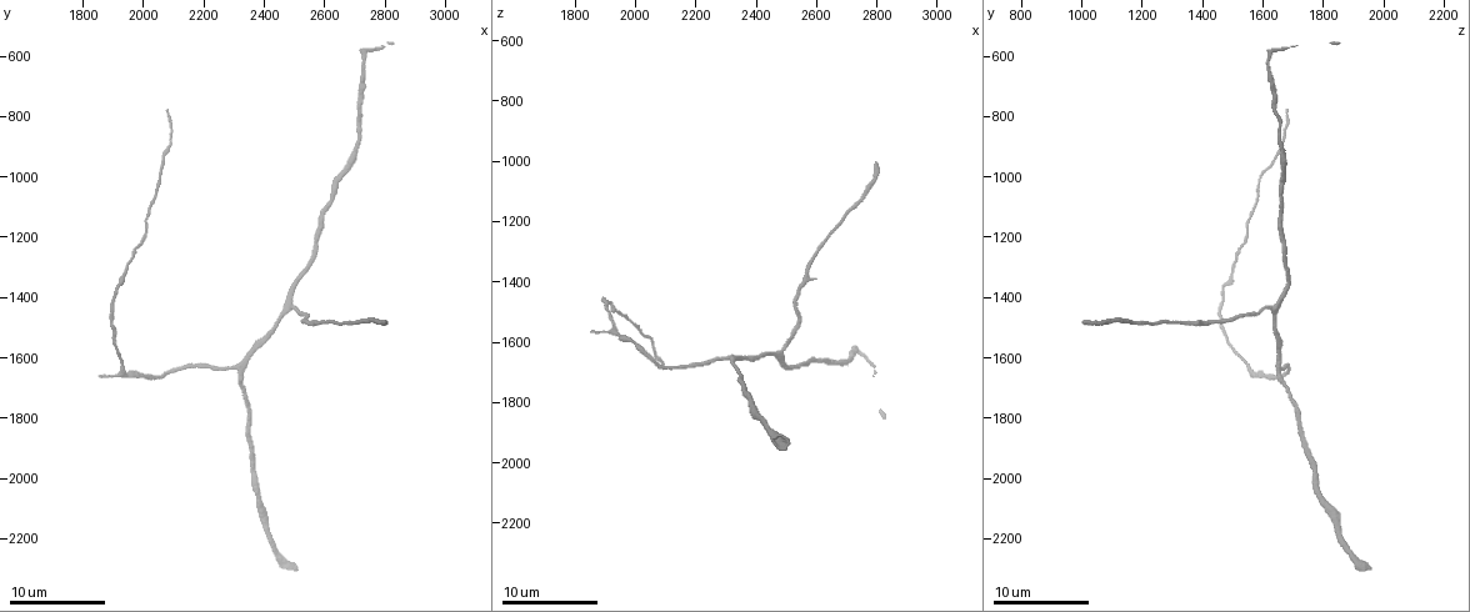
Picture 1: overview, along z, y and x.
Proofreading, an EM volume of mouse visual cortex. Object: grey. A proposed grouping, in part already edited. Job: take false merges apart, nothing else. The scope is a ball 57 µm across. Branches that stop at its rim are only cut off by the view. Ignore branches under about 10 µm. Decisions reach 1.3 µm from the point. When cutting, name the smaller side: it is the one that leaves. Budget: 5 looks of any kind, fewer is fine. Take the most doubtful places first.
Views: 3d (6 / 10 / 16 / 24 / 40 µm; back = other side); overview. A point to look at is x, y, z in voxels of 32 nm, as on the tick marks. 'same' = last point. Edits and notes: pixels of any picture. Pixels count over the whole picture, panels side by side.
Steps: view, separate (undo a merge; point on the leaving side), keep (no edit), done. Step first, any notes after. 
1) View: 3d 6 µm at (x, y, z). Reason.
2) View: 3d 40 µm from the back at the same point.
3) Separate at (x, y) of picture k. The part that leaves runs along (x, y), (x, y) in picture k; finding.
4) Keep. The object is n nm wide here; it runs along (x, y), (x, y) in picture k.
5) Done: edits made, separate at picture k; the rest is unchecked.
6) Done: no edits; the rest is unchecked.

View: 3d 10 µm at (2490, 1430, 1650). Three-way junction.

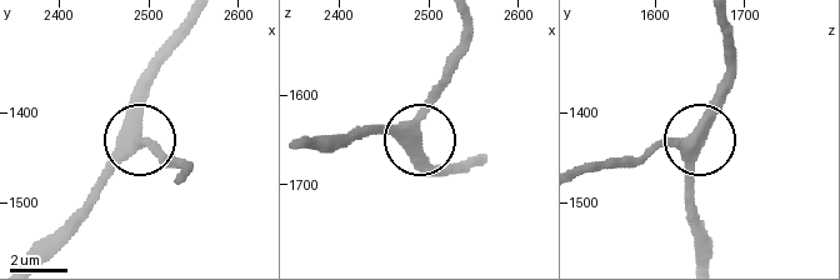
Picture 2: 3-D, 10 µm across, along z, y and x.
View: 3d 10 µm from the back at (2485, 1430, 1640). Other side.

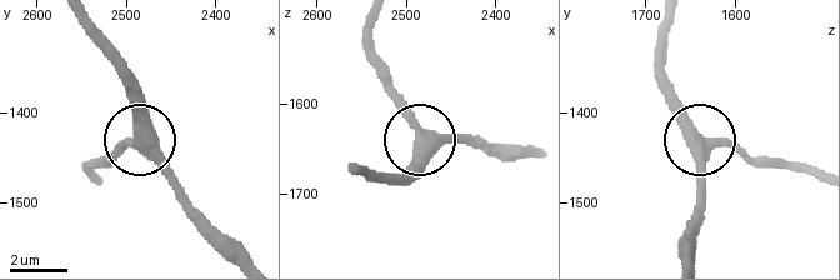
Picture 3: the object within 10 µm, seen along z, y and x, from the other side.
Keep. The side arm is 24 µm long; it runs along (685, 258), (700, 200), (701, 139), (769, 163) in picture 3; all the same neuron.

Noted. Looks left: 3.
View: 3d 6 µm at (2580, 1490, 1340). Sudden change in width.

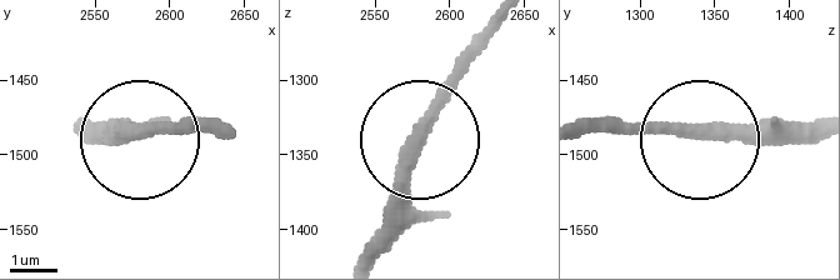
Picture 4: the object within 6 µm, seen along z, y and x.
Keep. It runs along (76, 128), (228, 128) in picture 4; one neuron here.

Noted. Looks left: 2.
View: 3d 6 µm at (2050, 1660, 1660). Sudden change in width.

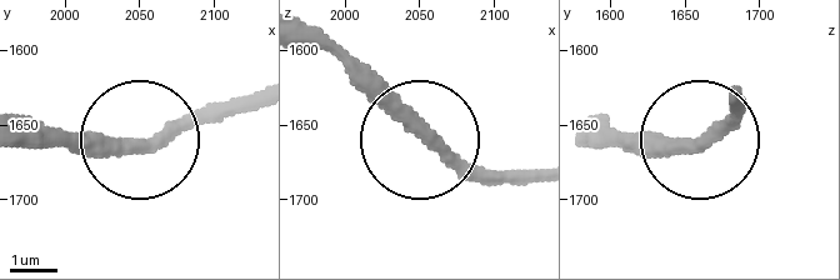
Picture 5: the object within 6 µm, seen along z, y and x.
View: 3d 6 µm from the back at (2052, 1664, 1654).

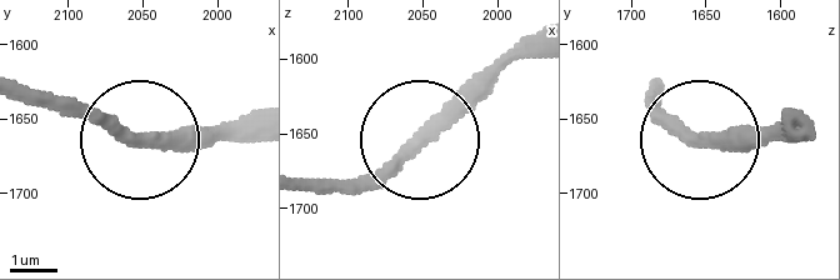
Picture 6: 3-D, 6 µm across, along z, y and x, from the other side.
Keep. It runs along (303, 179), (386, 170), (514, 51) in picture 6; all the same neuron.

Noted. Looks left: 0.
Done: no edits; the rest is unchecked.

